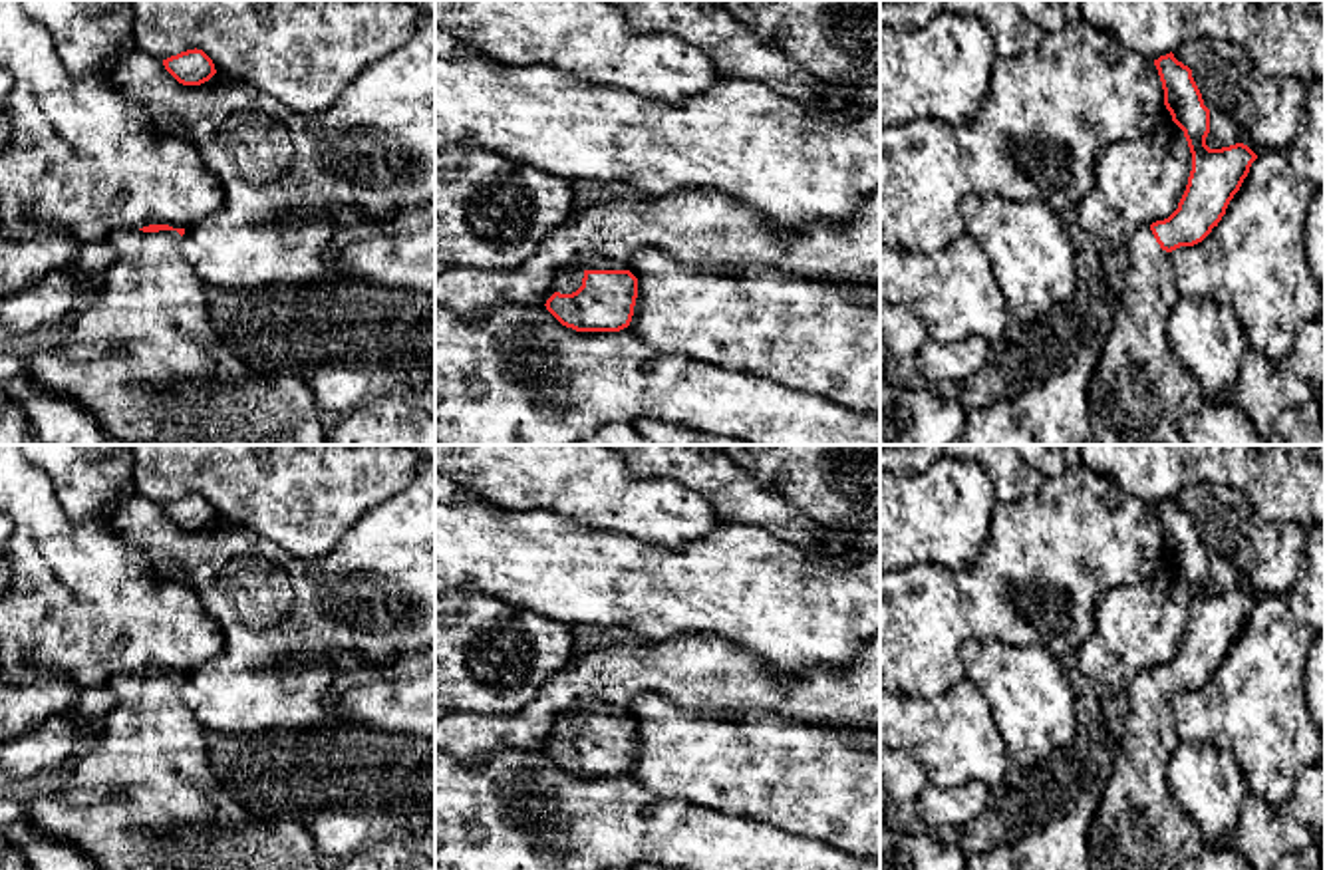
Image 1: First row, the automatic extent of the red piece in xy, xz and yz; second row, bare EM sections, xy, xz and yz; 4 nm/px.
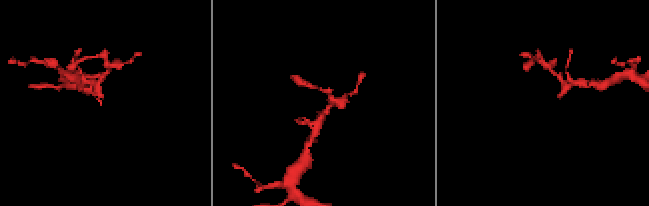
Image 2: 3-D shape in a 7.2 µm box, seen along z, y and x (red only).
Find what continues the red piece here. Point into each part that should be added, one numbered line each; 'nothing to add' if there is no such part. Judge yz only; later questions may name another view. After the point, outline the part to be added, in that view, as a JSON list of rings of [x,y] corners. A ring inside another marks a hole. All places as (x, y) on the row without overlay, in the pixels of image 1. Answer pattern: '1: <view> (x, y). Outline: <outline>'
1: yz (1137, 827). Outline: [[[1150,669],[1126,689],[1124,733],[1116,743],[1110,777],[1089,826],[1091,870],[1178,870],[1210,846],[1200,826],[1172,800],[1166,767],[1180,739],[1170,697],[1156,687]]]

